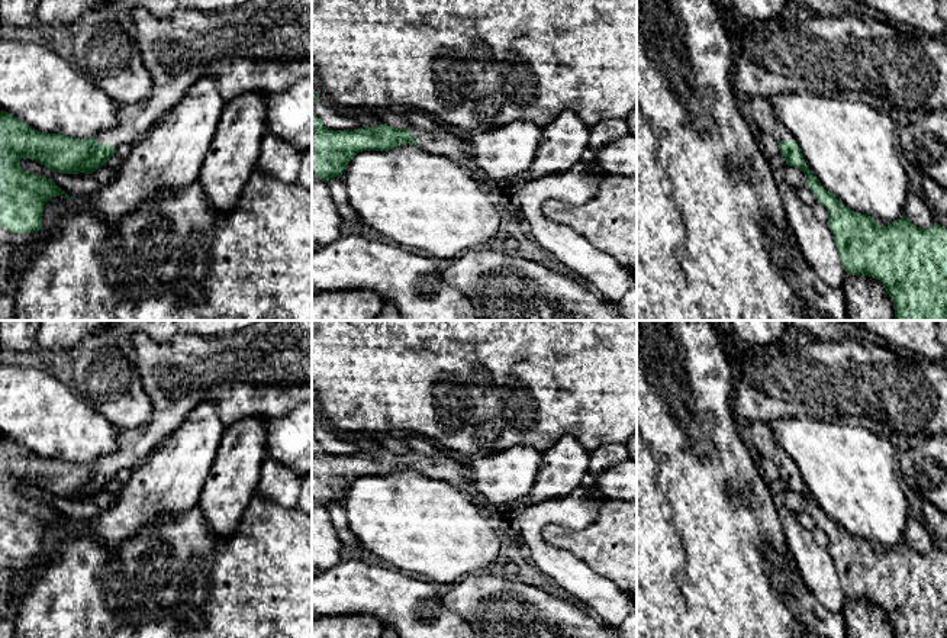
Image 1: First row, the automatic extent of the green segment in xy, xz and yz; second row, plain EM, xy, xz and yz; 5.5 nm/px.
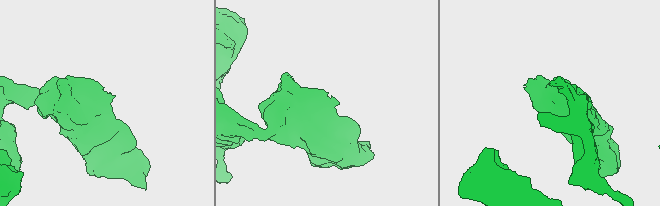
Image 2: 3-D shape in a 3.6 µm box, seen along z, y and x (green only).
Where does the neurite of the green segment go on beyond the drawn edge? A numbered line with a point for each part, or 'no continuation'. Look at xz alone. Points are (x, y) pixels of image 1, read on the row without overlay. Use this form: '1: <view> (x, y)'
1: xz (441, 467)

